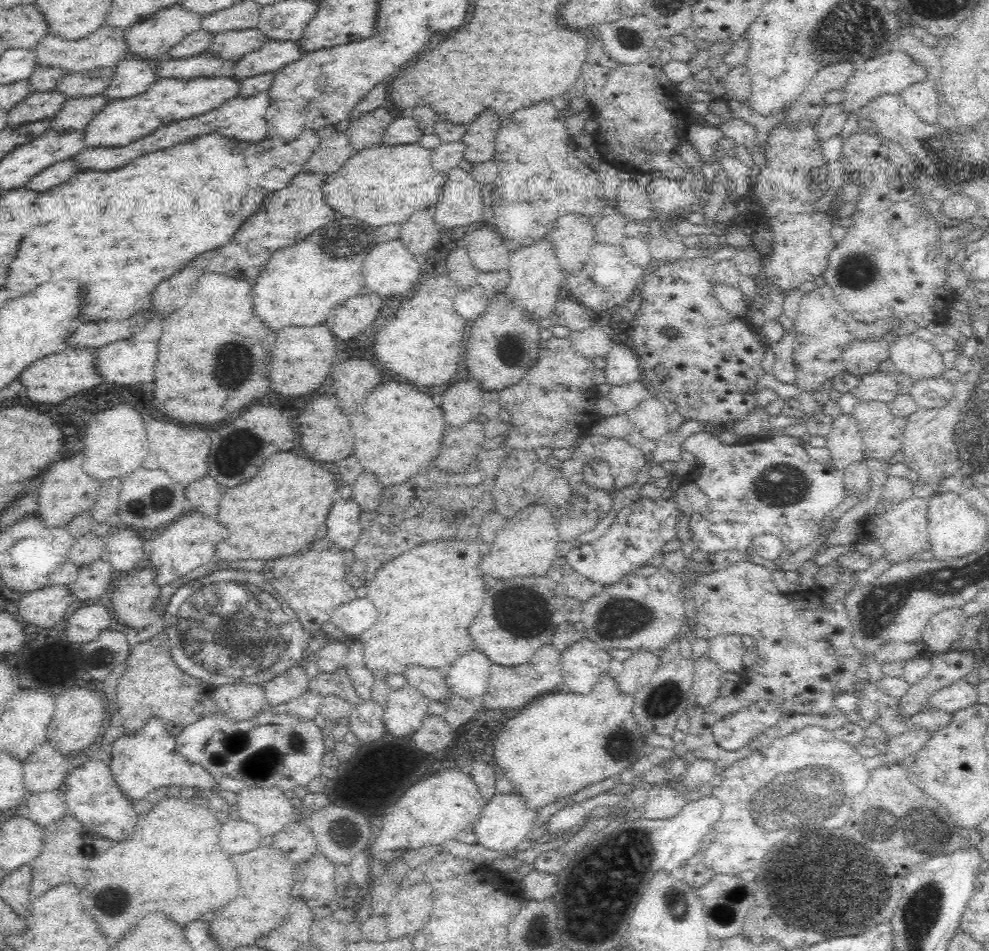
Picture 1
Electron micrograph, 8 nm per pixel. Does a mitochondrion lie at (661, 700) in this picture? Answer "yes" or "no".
yes

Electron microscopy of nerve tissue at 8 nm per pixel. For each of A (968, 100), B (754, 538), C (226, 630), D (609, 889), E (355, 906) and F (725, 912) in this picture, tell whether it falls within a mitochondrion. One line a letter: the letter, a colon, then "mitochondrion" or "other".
A: other
B: other
C: mitochondrion
D: mitochondrion
E: other
F: mitochondrion

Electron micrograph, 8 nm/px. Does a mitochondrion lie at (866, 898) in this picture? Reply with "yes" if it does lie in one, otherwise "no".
yes

